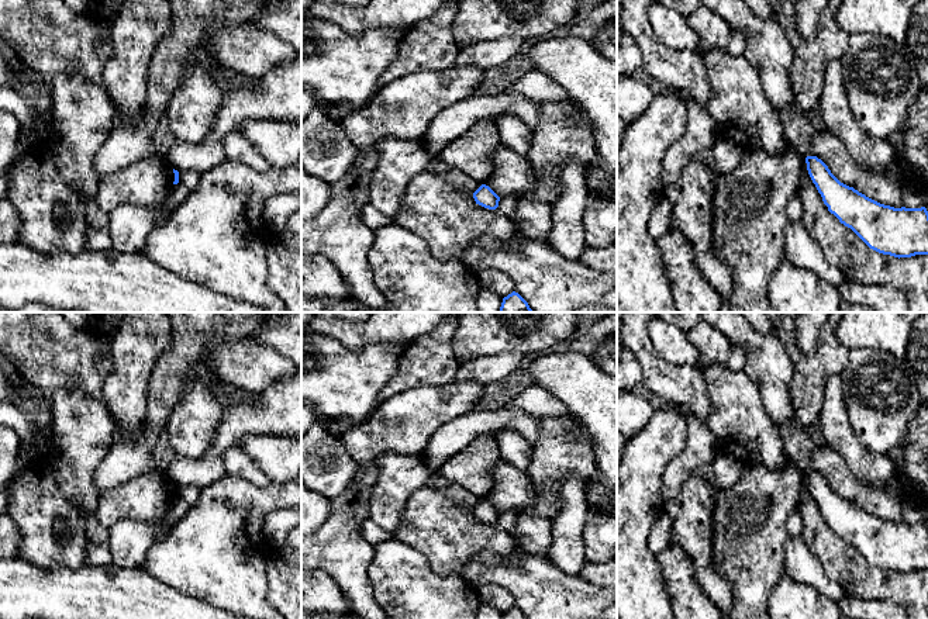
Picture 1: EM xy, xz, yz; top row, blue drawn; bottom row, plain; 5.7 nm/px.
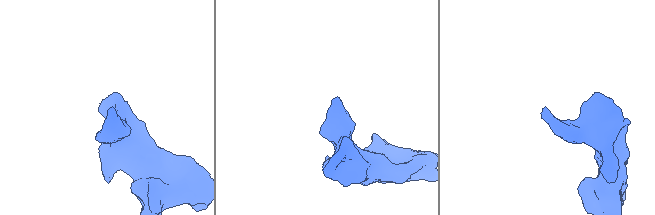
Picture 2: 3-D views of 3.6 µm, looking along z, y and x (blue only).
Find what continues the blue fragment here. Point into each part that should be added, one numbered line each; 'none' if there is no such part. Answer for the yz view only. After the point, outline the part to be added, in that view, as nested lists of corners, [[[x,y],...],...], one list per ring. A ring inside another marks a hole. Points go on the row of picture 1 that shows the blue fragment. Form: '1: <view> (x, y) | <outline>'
none

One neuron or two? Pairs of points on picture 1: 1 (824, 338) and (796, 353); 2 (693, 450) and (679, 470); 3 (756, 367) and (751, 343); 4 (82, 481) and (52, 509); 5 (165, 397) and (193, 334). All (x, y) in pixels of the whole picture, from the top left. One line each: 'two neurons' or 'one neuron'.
1: one neuron
2: one neuron
3: one neuron
4: two neurons
5: one neuron

